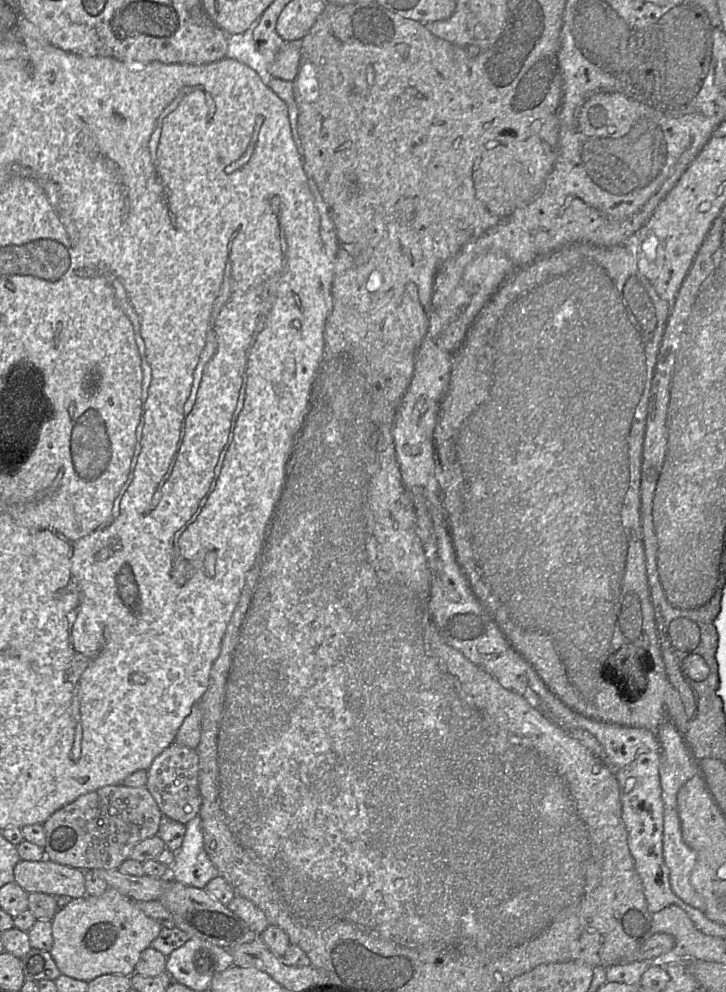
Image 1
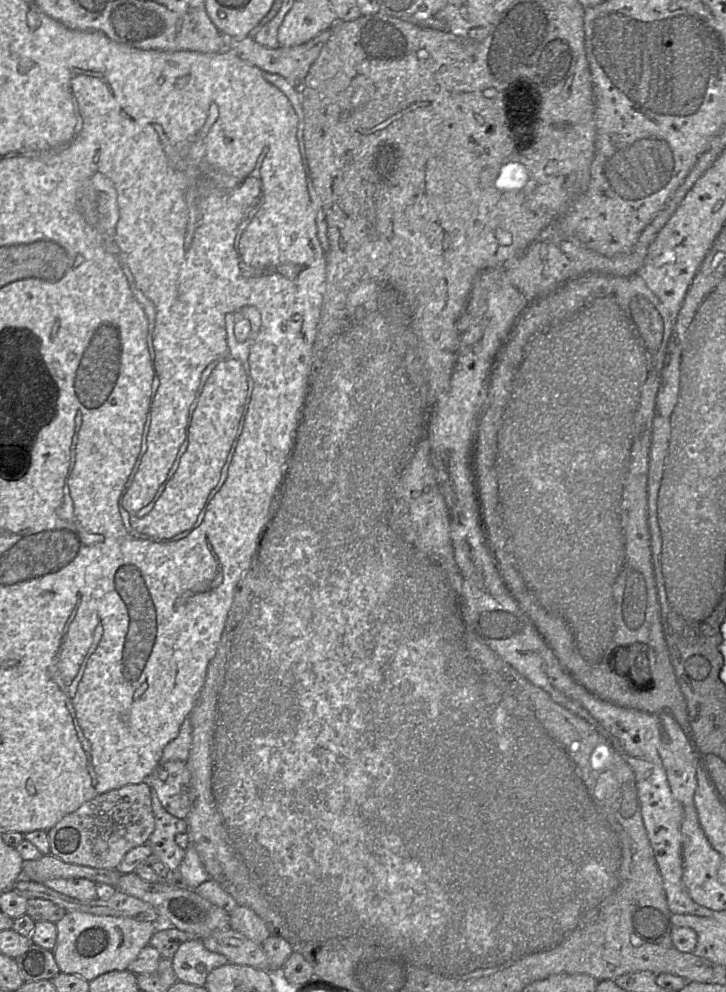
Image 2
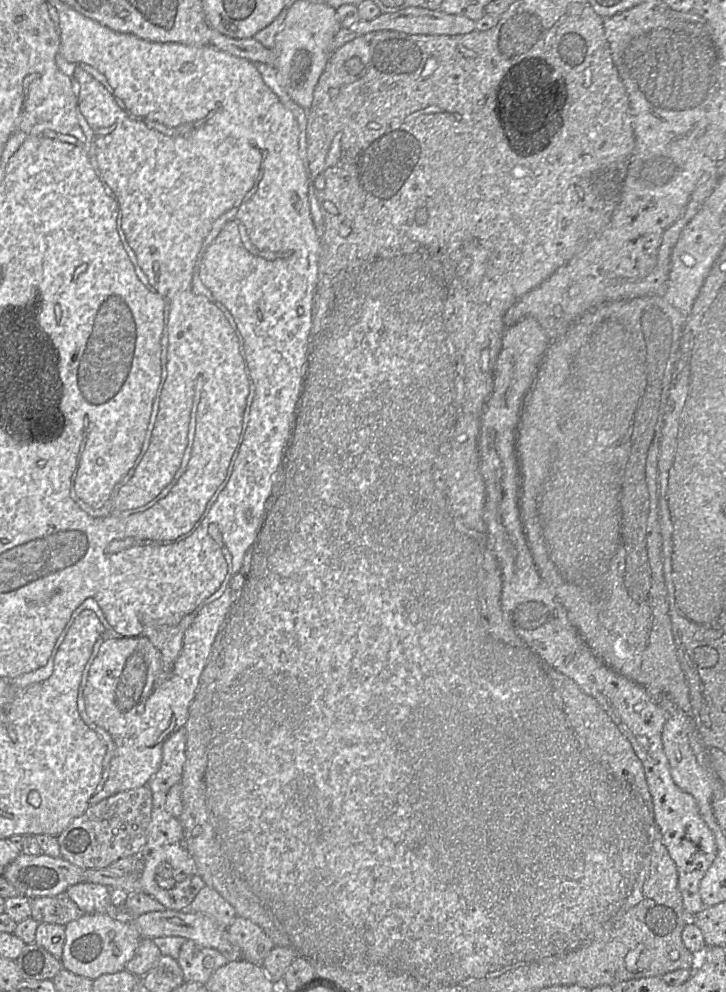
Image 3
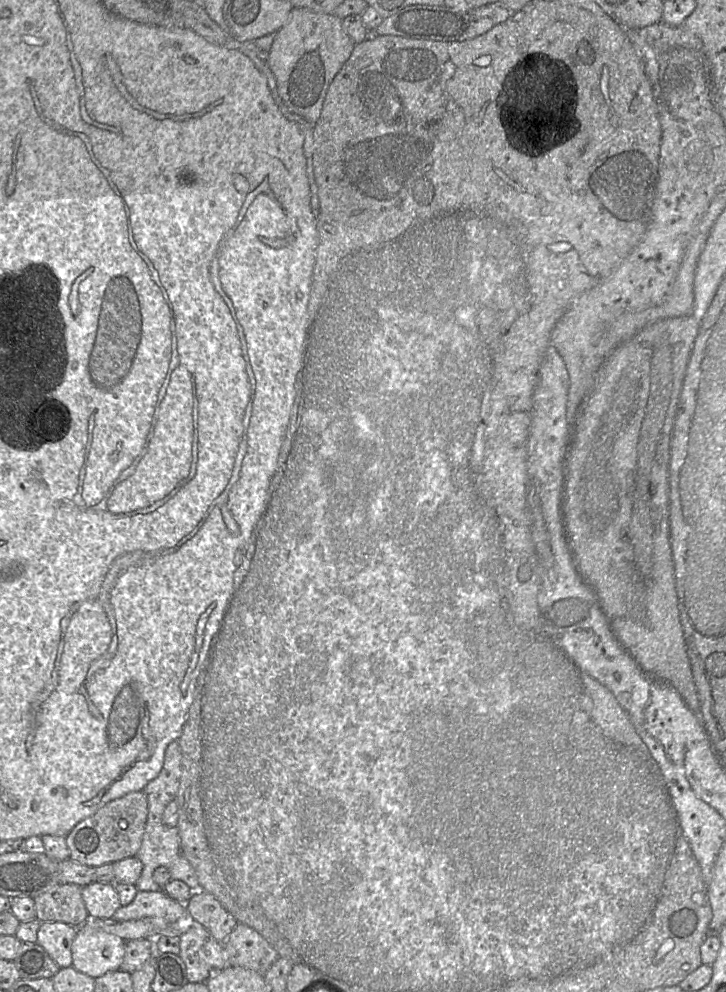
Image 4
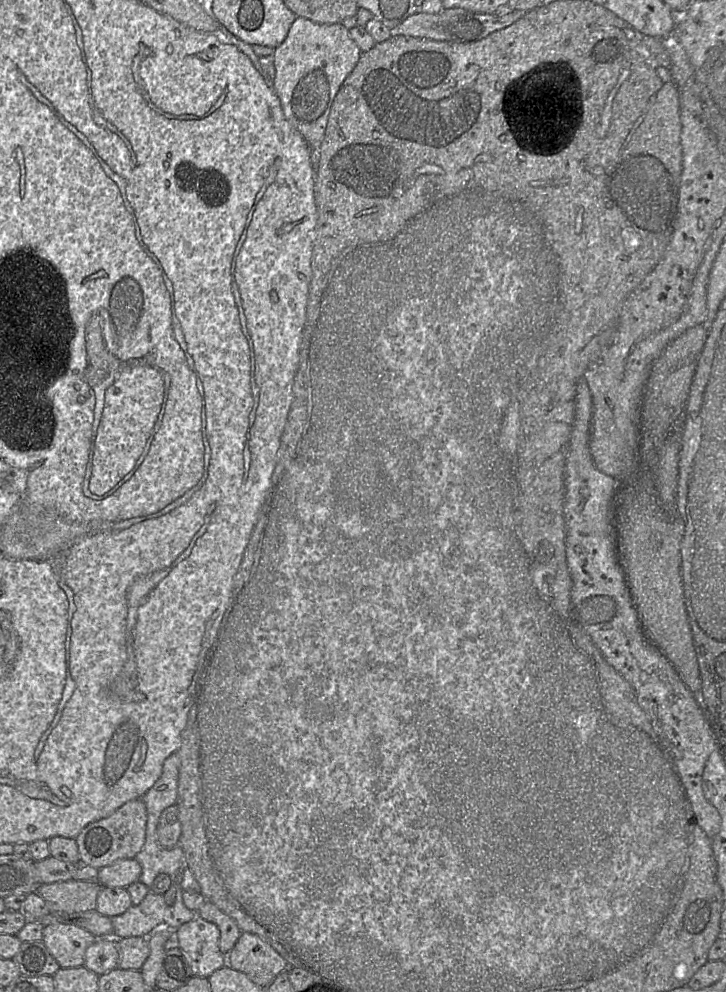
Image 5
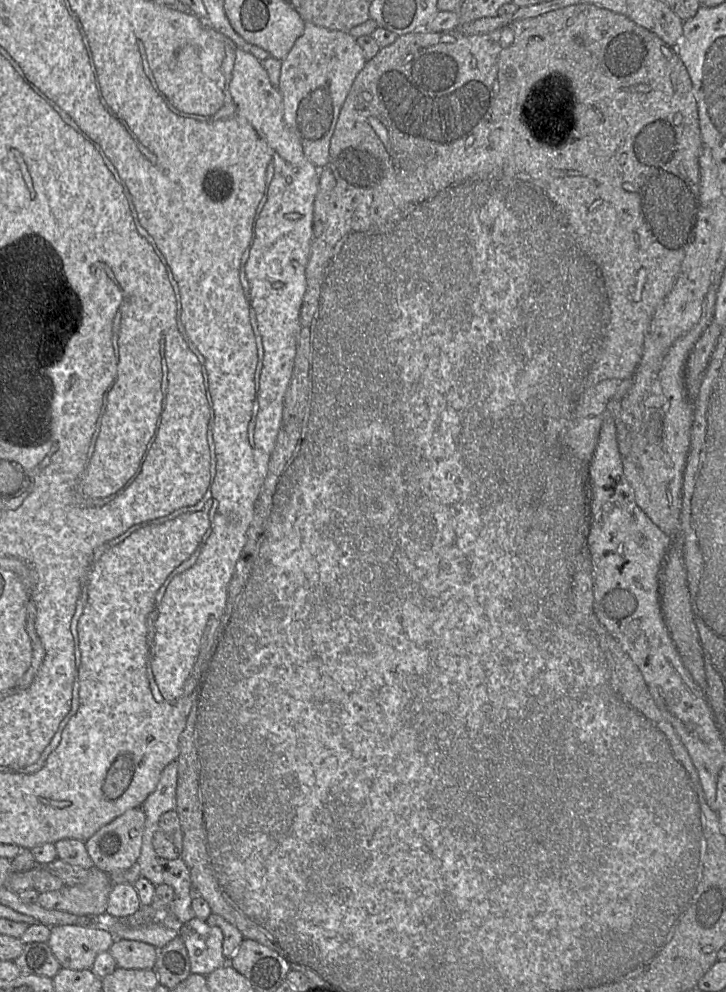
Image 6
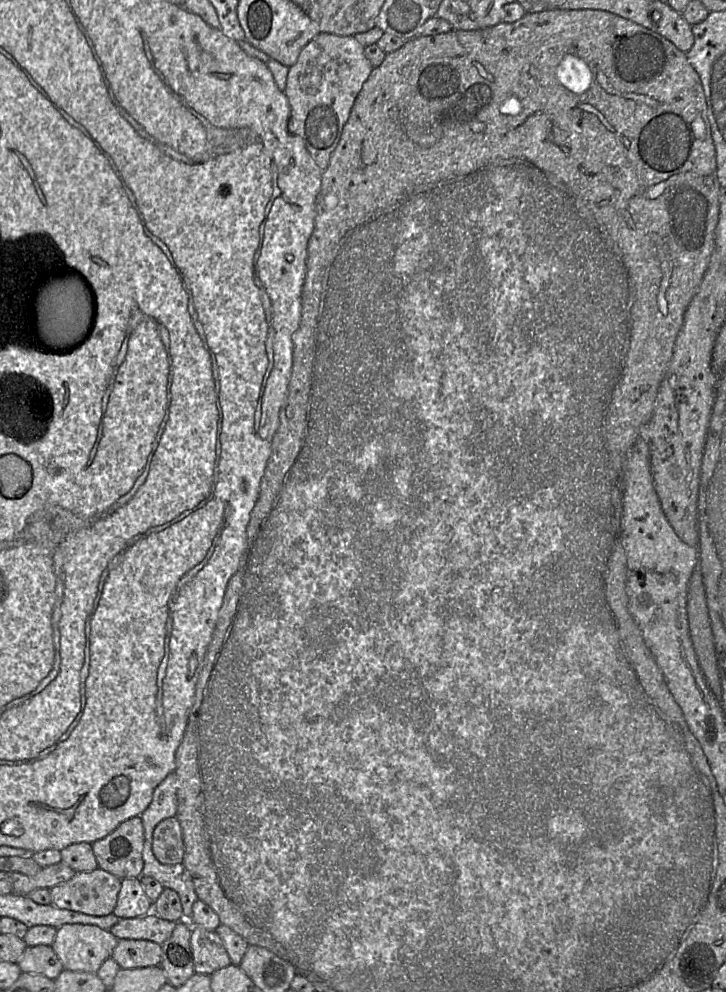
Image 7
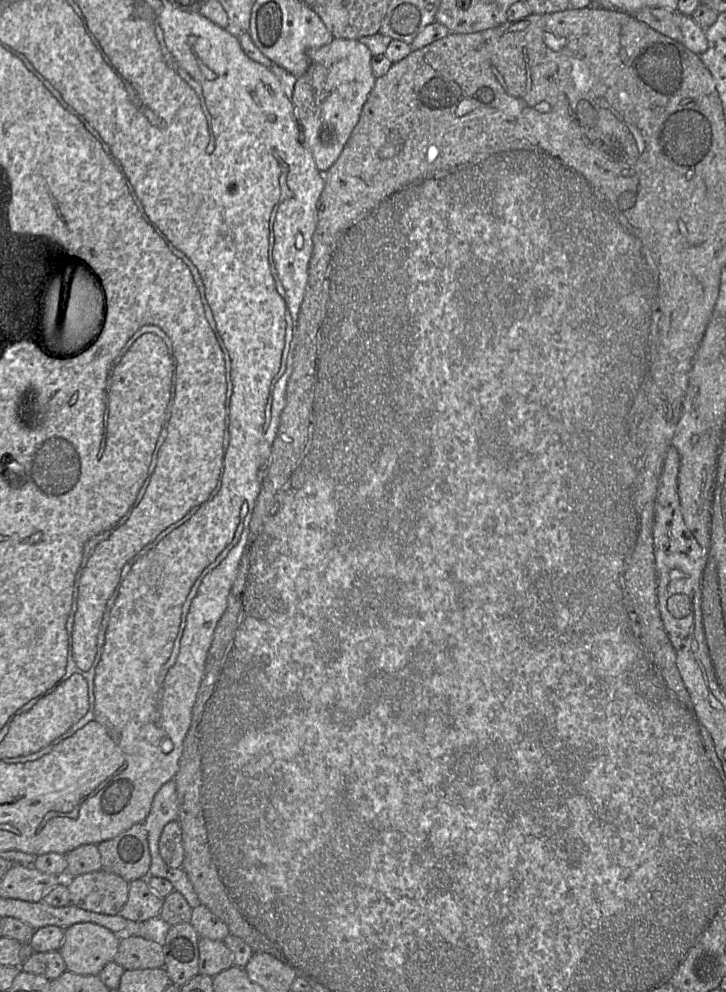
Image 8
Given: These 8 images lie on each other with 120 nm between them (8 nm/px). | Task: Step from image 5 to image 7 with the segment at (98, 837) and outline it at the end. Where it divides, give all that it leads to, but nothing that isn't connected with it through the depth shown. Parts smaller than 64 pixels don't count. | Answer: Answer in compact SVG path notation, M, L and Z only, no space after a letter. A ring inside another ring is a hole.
M141 816L125 820L113 832L92 843L98 868L120 879L142 876L143 848L144 827Z

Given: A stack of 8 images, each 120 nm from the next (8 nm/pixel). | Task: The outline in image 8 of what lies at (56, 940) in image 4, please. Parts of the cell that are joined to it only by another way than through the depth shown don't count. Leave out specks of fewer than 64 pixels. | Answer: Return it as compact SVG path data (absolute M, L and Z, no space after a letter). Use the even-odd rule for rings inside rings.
M90 922L75 923L64 931L64 940L59 948L66 970L79 975L99 975L103 967L114 961L120 936L109 929Z

